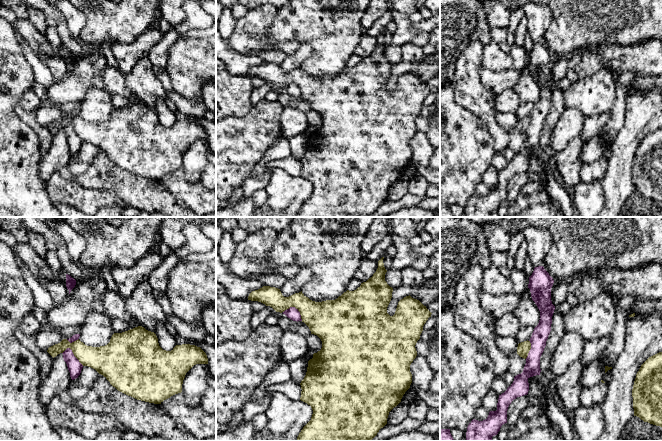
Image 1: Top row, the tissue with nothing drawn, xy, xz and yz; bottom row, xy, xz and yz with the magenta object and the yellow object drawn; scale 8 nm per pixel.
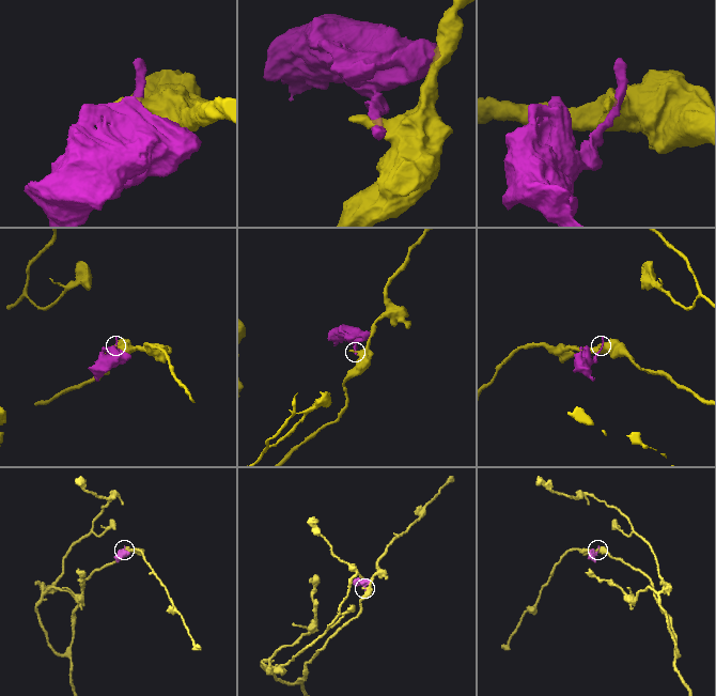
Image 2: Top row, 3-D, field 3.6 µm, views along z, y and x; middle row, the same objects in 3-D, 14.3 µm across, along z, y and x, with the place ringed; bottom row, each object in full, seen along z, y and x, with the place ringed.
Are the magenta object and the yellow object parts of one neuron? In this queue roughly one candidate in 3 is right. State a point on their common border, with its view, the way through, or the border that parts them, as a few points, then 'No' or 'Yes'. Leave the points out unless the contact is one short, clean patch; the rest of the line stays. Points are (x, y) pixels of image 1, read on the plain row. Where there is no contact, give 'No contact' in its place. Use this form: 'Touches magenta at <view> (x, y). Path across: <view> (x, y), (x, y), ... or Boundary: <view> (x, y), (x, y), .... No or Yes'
Touches magenta at xz (295, 84). Boundary: xz (283, 87), (294, 83), (299, 88), (302, 96). No

